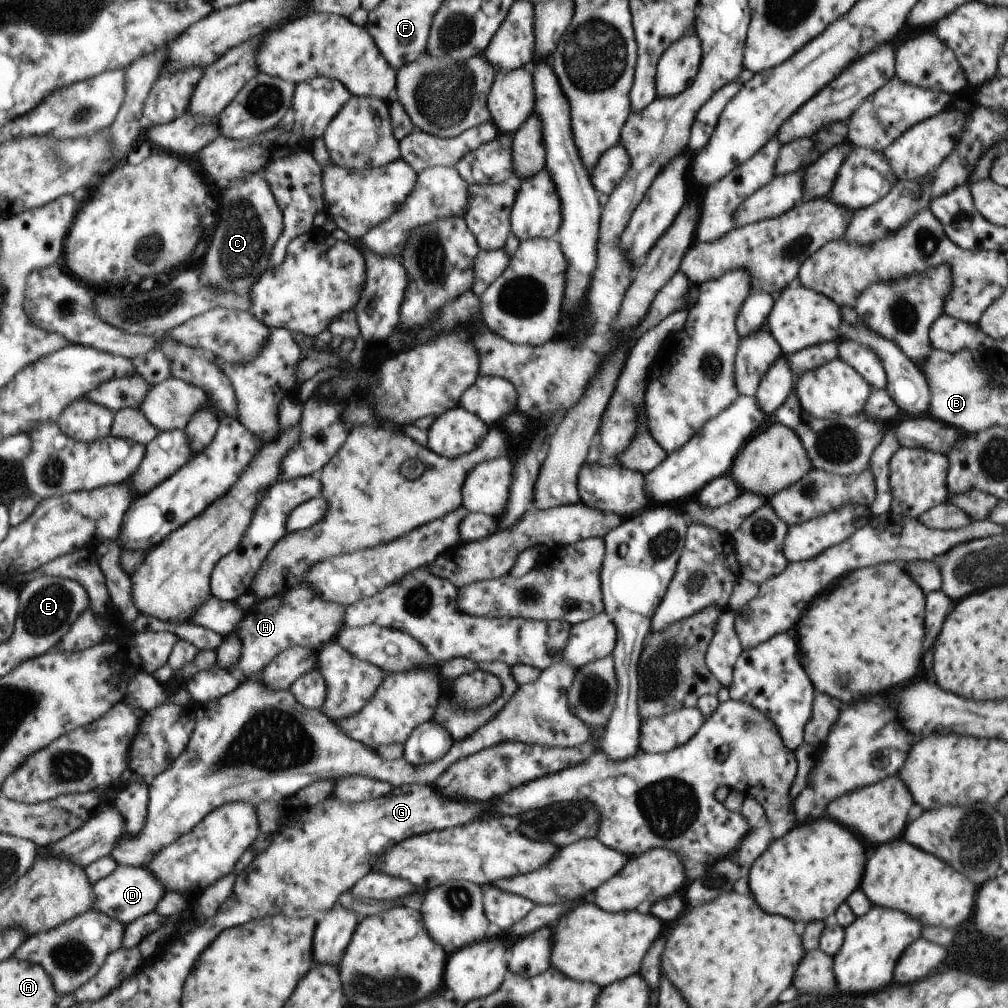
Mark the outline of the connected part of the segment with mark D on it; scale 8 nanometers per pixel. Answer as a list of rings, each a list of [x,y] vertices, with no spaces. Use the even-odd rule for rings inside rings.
[[[120,865],[108,878],[98,880],[96,884],[93,884],[93,890],[94,906],[92,910],[98,910],[98,912],[102,912],[102,914],[110,916],[112,920],[118,920],[124,925],[154,911],[166,892],[166,888],[159,884],[158,878],[152,874],[150,868]]]

